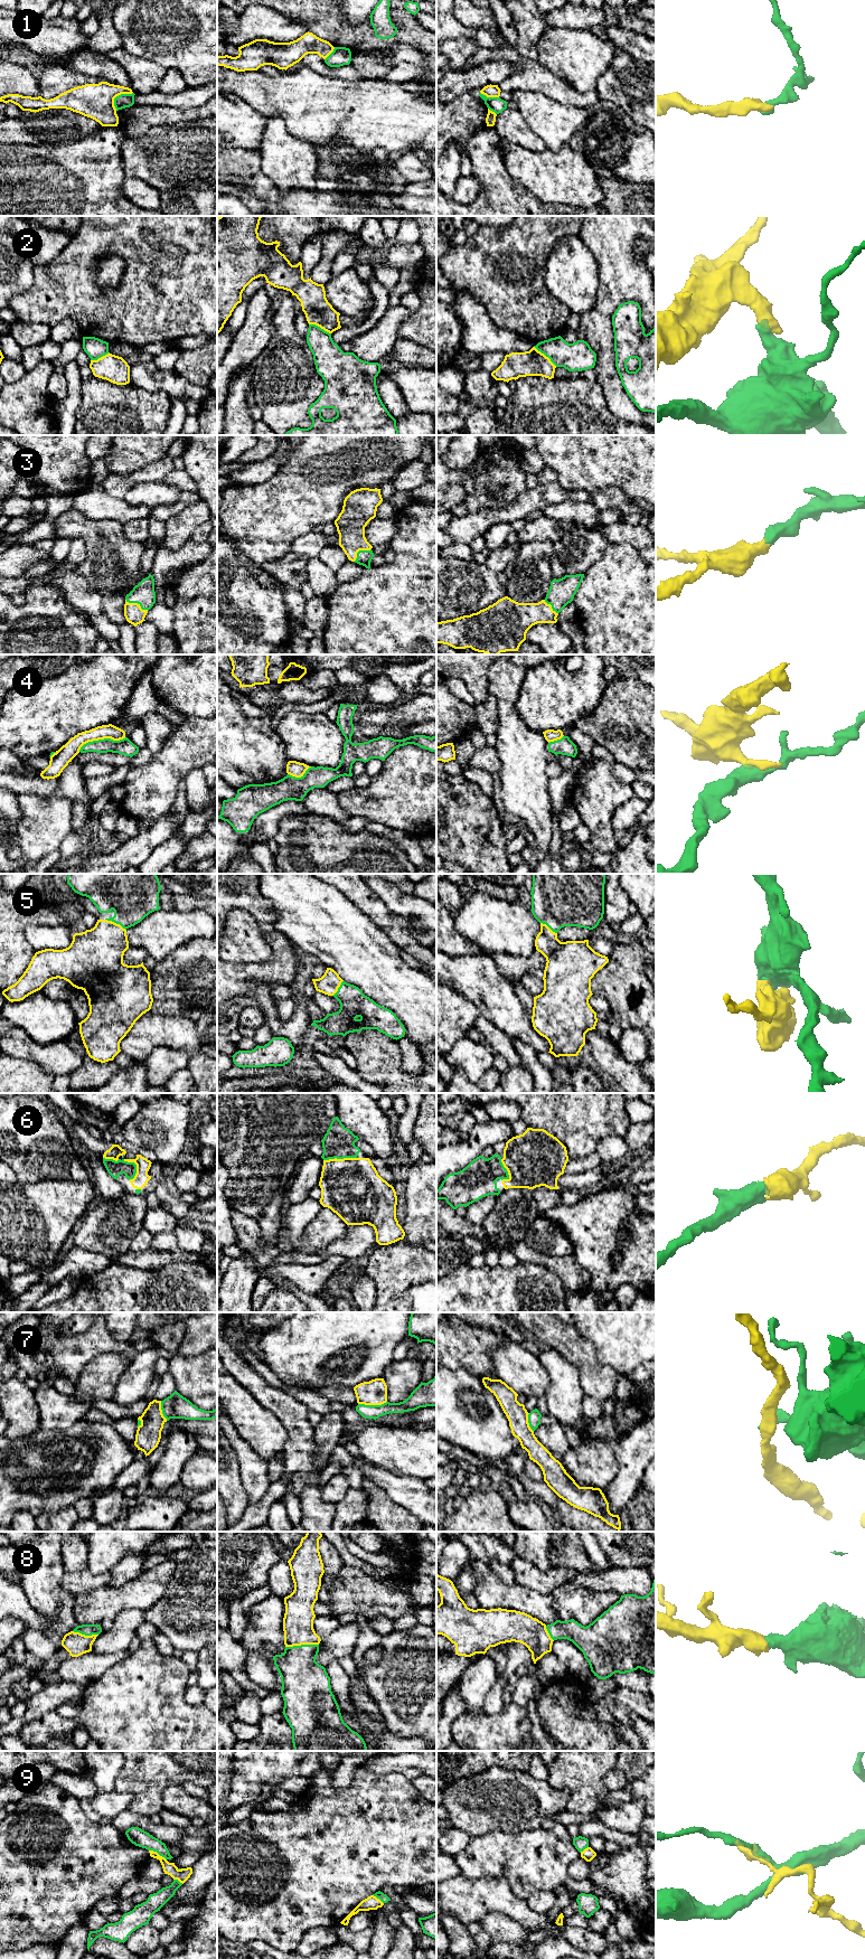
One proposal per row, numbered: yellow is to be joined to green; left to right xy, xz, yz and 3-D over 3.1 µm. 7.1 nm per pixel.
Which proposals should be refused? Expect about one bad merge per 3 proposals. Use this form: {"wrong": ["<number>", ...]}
{"wrong": ["1", "2", "4", "7", "9"]}

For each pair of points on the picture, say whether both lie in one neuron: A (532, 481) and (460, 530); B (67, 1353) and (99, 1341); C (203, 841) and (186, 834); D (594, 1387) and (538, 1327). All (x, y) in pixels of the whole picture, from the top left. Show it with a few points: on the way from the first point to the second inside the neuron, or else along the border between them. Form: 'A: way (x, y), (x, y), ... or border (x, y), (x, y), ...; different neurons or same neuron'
A: border (538, 483), (527, 488); different neurons
B: way (75, 1345), (91, 1344); same neuron
C: border (205, 830), (195, 836), (177, 857); different neurons
D: way (591, 1369), (556, 1335); same neuron

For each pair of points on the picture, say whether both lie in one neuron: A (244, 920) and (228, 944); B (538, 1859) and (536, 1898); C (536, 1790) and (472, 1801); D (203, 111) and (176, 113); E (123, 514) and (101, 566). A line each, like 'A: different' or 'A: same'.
A: same
B: different
C: same
D: same
E: different

